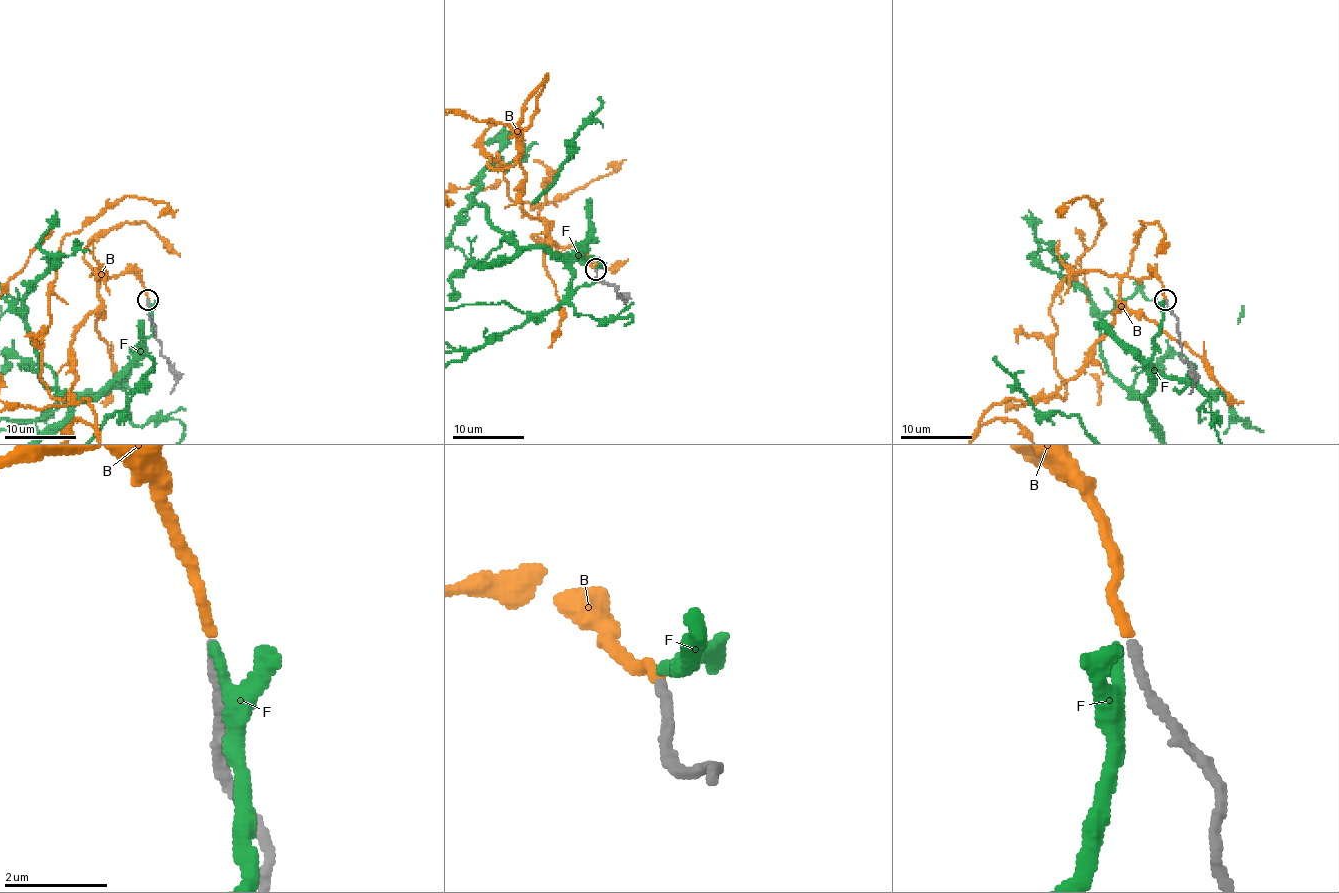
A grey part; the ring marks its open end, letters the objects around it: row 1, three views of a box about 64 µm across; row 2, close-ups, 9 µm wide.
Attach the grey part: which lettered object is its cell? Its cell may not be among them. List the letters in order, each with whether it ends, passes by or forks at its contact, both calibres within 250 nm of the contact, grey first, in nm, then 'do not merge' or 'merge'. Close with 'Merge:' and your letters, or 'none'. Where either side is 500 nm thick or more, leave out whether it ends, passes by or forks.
B: it ends; calibres 190 and 200 nm; merge
F: it ends; calibres 200 and 220 nm; do not merge
Merge: B

